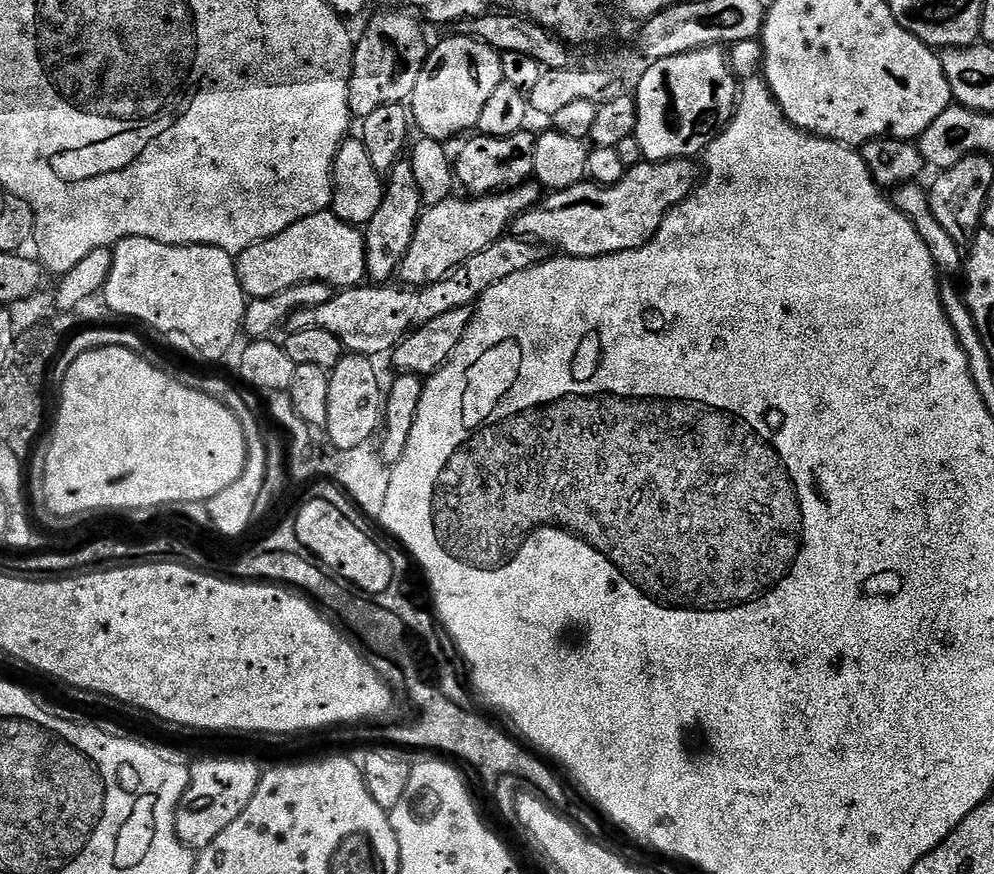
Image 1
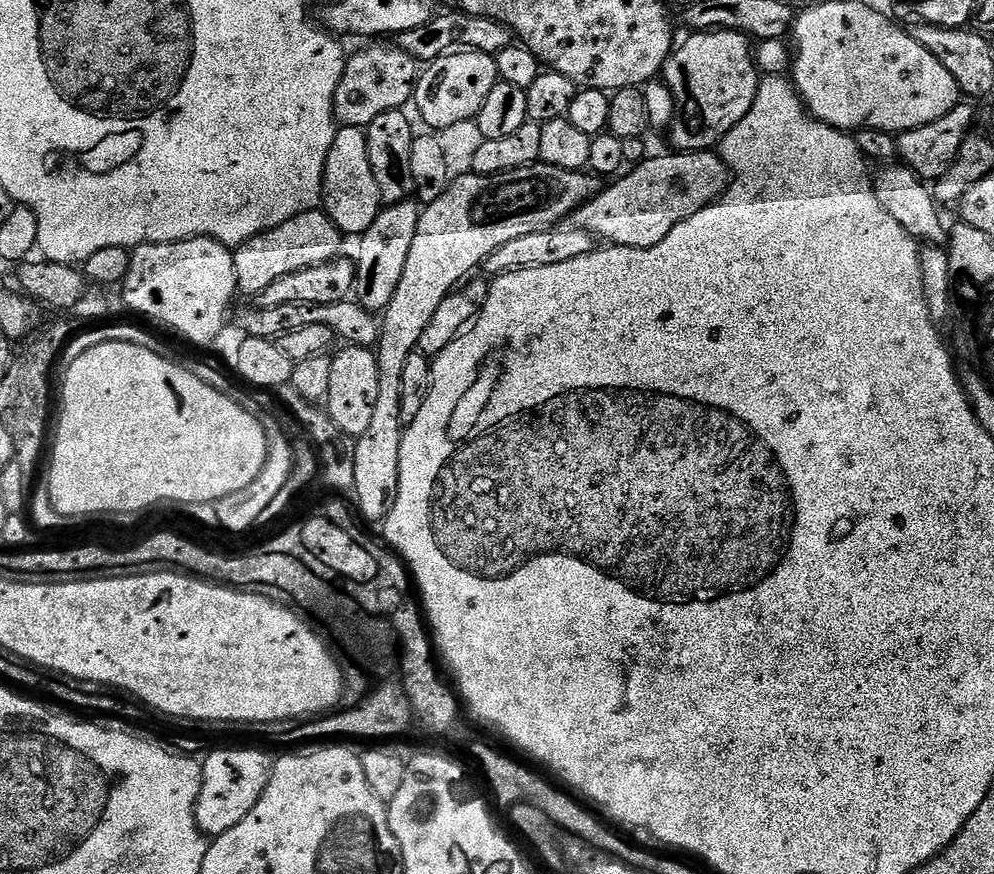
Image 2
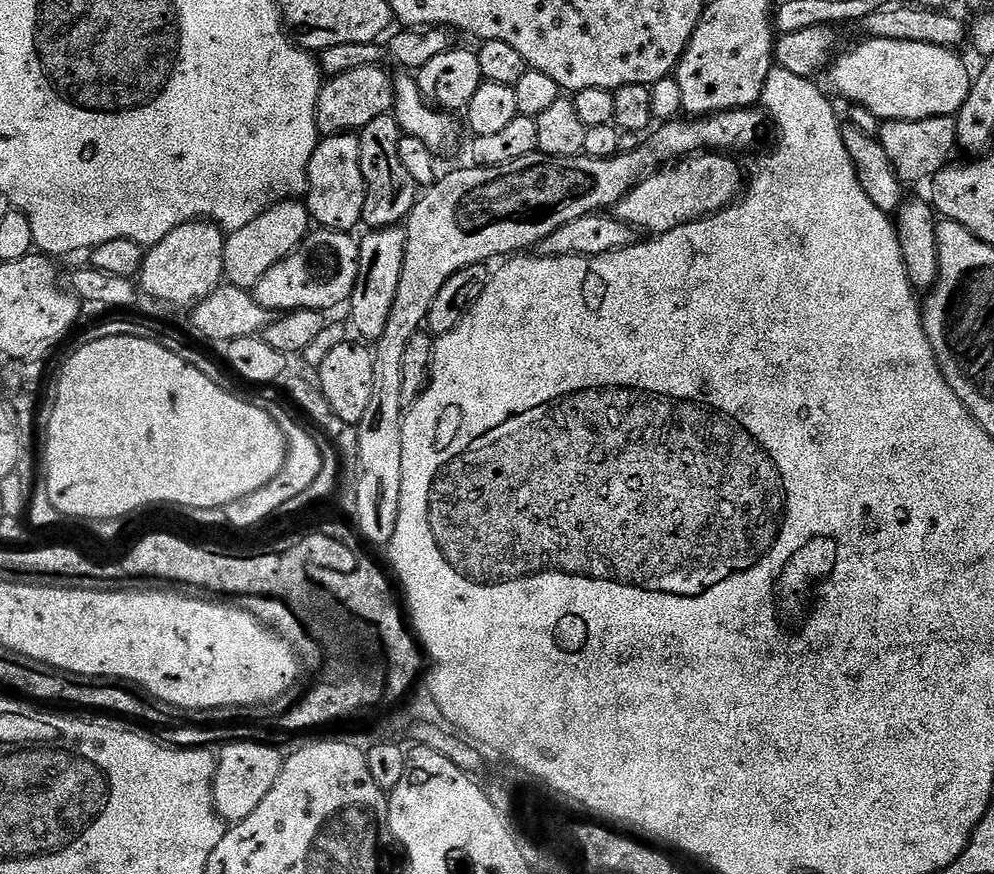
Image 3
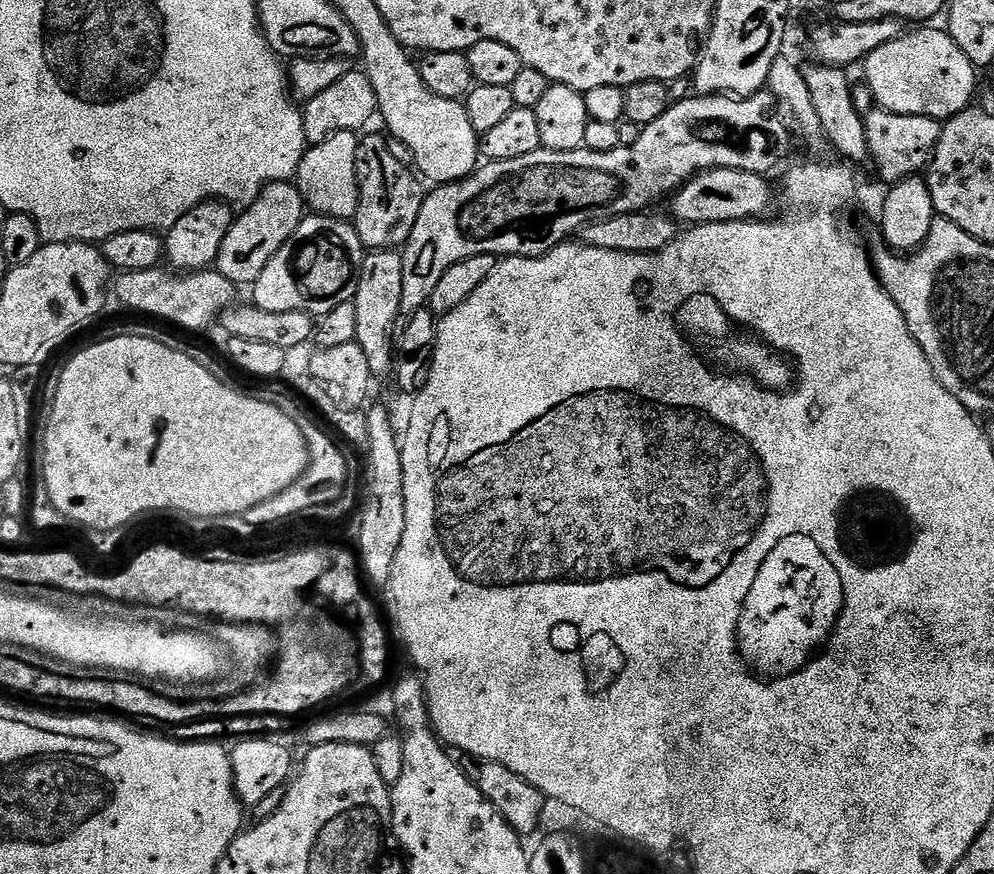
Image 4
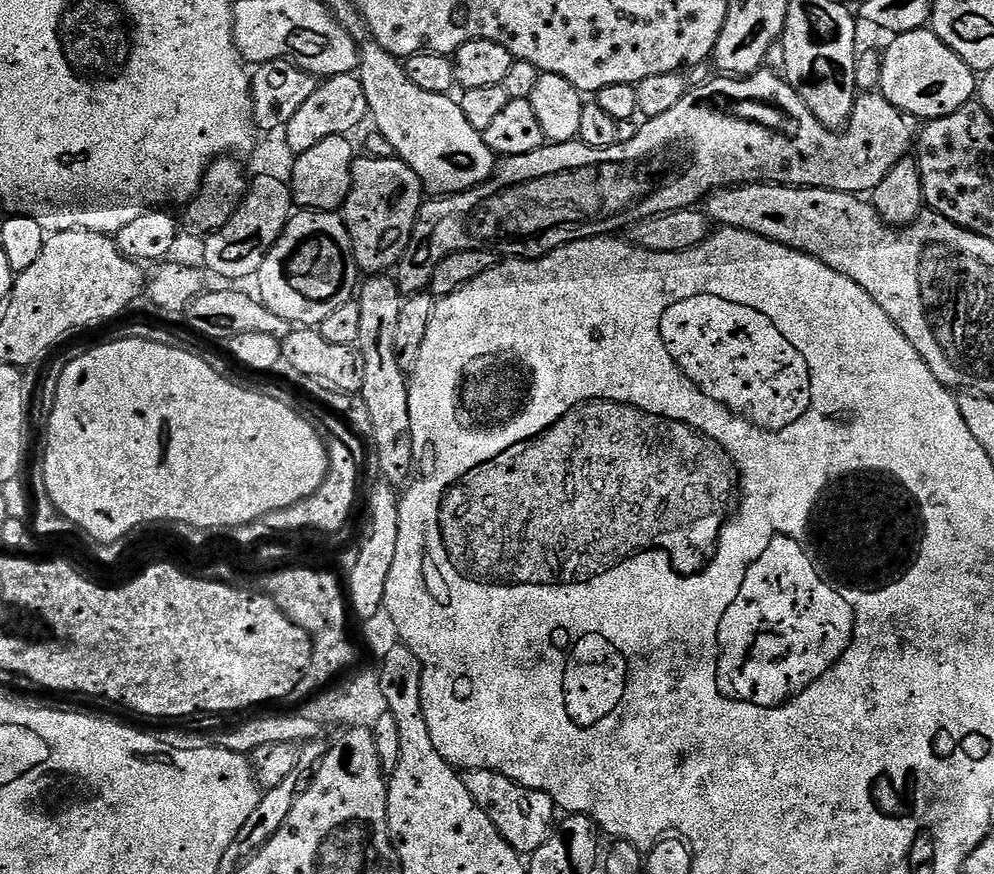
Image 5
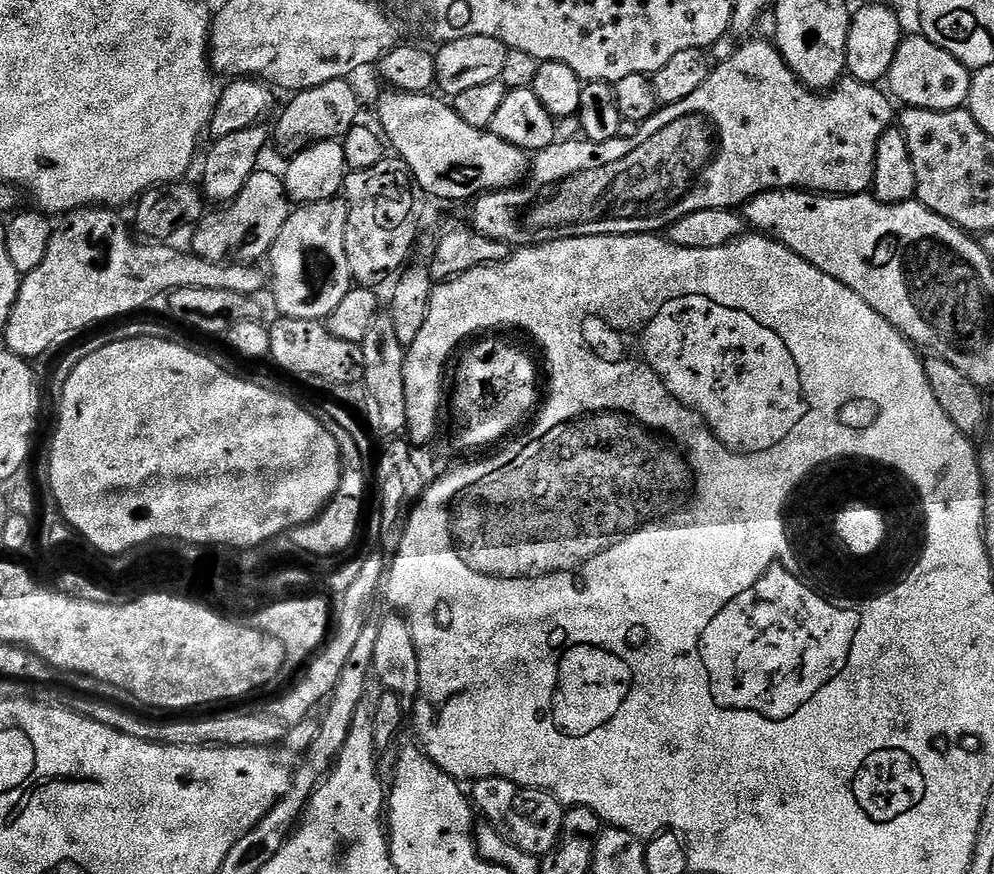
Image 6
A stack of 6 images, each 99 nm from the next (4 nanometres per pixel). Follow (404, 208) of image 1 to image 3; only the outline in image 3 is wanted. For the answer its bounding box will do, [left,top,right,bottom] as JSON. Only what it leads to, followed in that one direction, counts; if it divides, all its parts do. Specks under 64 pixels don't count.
[350,227,407,342]

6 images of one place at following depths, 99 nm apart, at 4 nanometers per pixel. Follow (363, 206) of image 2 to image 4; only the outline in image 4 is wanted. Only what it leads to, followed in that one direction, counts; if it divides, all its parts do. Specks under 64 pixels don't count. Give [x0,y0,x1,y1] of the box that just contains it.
[294,132,360,221]

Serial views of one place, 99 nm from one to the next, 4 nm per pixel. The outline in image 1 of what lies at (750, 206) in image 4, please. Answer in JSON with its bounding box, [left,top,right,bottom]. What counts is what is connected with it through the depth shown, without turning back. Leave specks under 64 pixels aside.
[514,159,698,258]

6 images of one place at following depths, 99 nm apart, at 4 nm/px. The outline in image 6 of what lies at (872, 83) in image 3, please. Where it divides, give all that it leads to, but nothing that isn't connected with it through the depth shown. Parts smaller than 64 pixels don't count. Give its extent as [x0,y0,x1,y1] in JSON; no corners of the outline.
[886,34,972,112]

